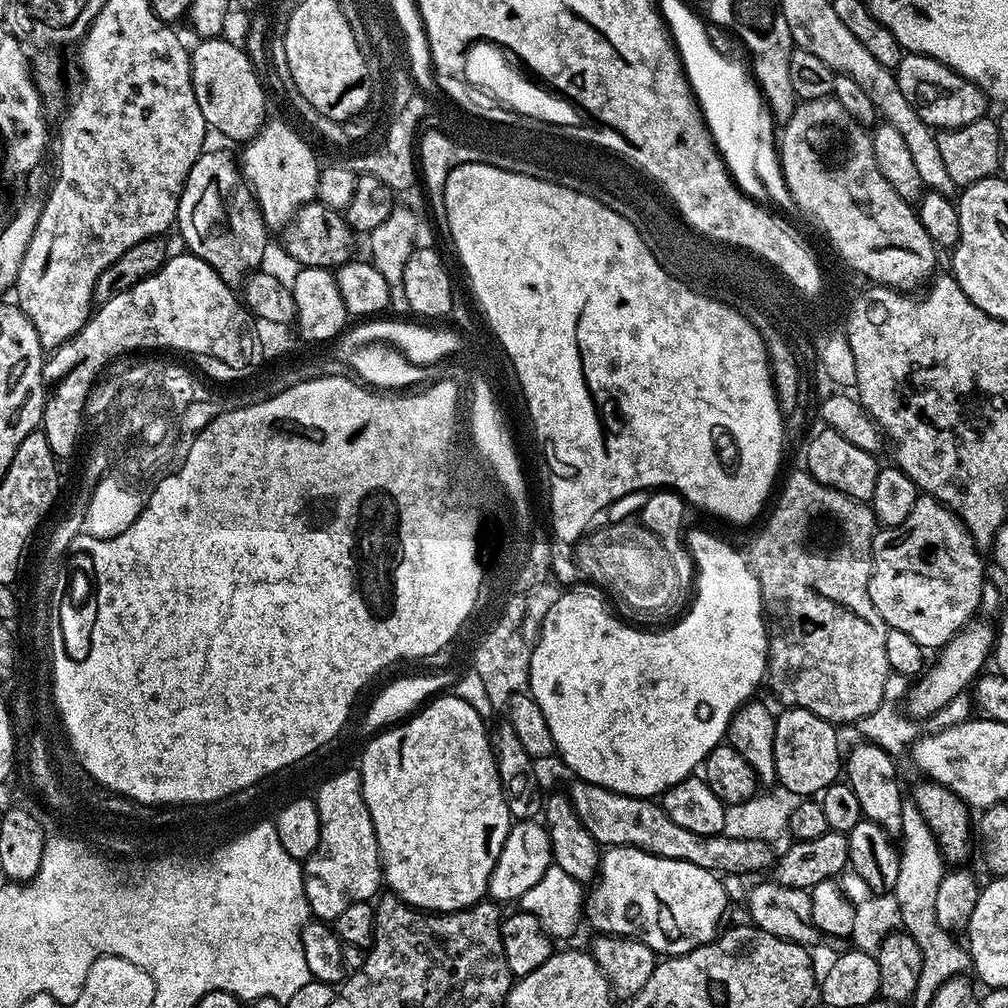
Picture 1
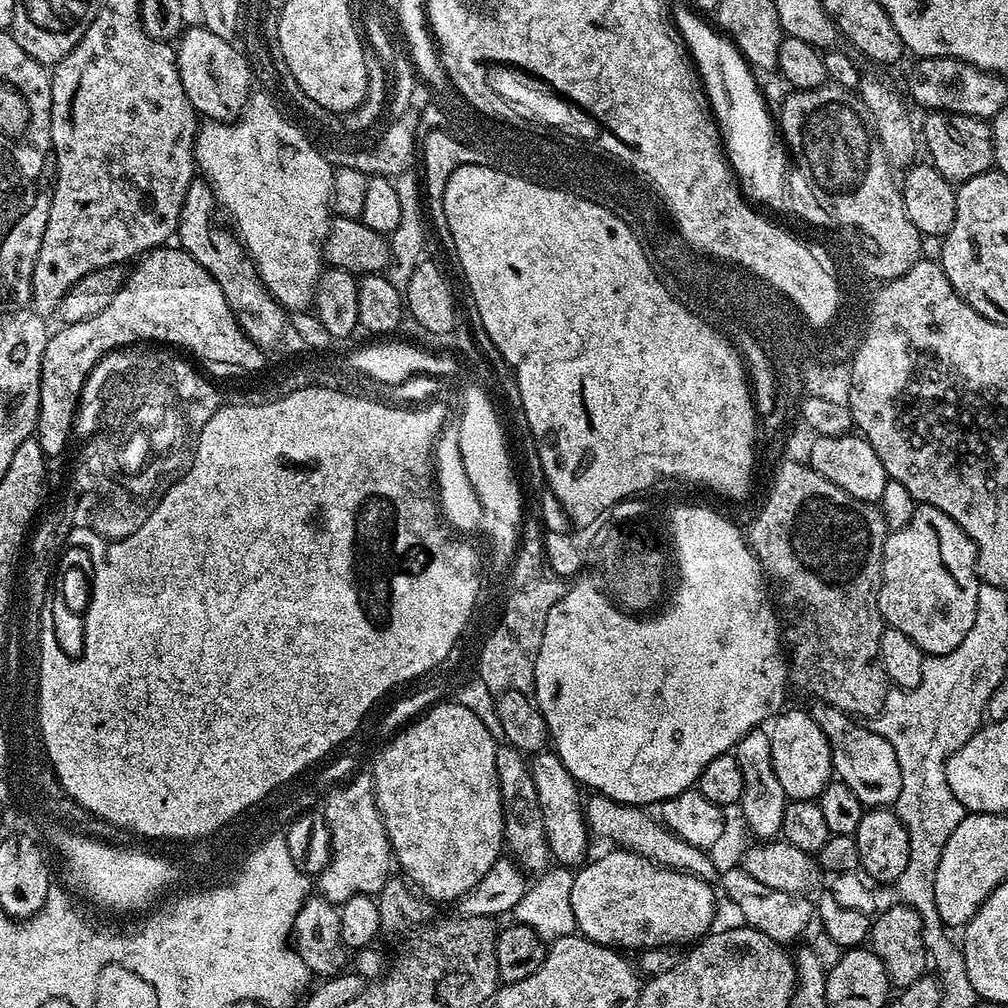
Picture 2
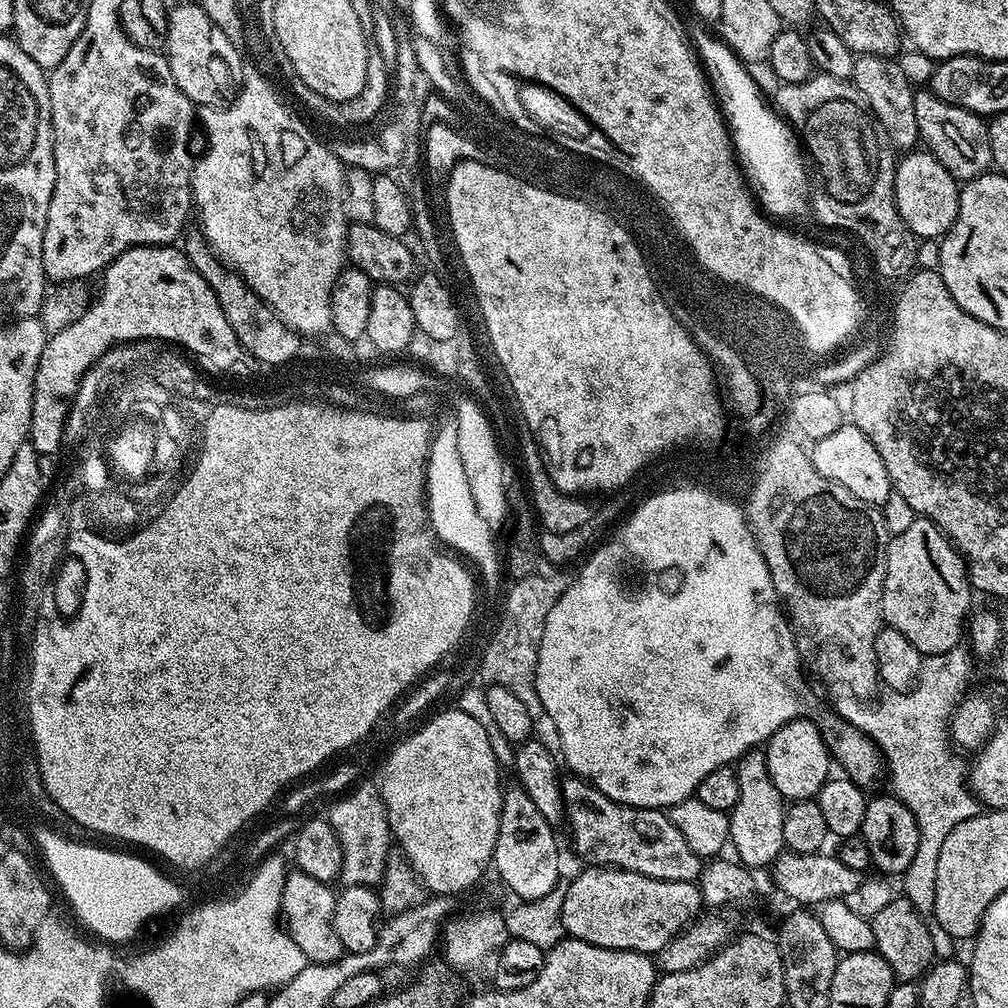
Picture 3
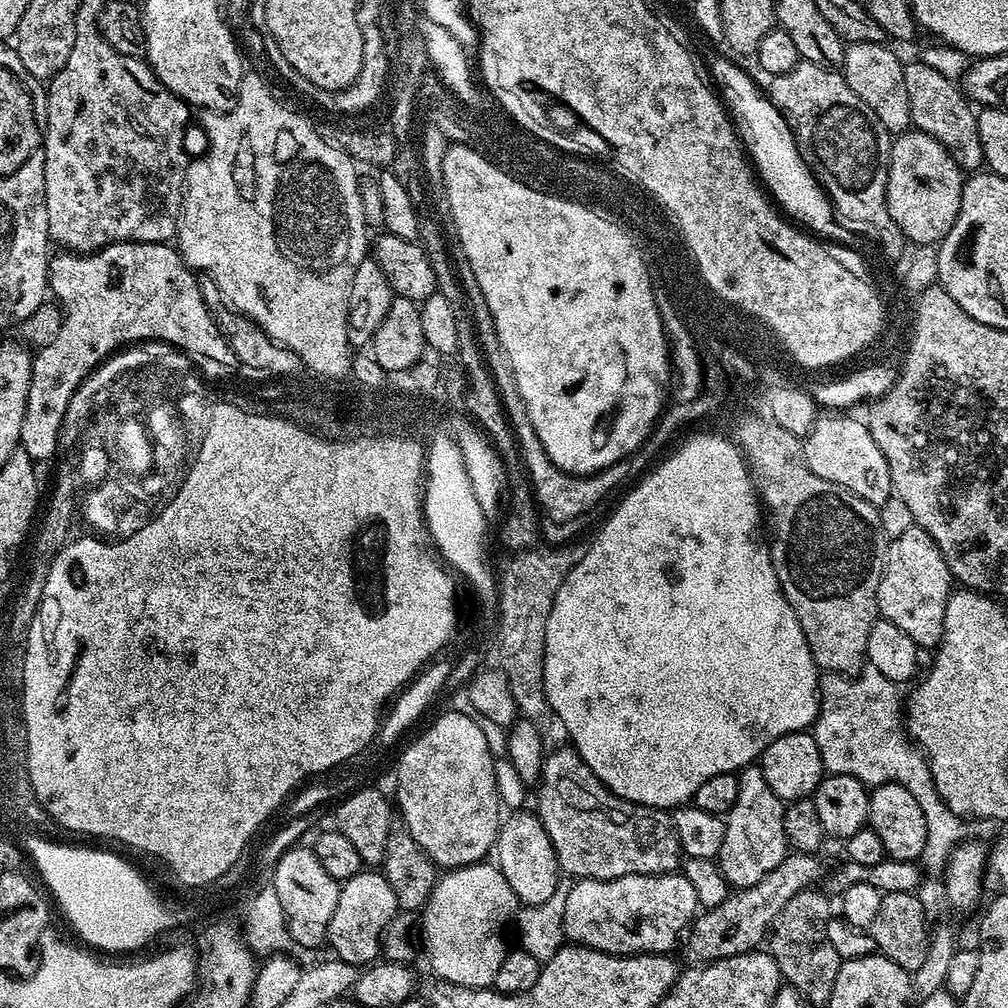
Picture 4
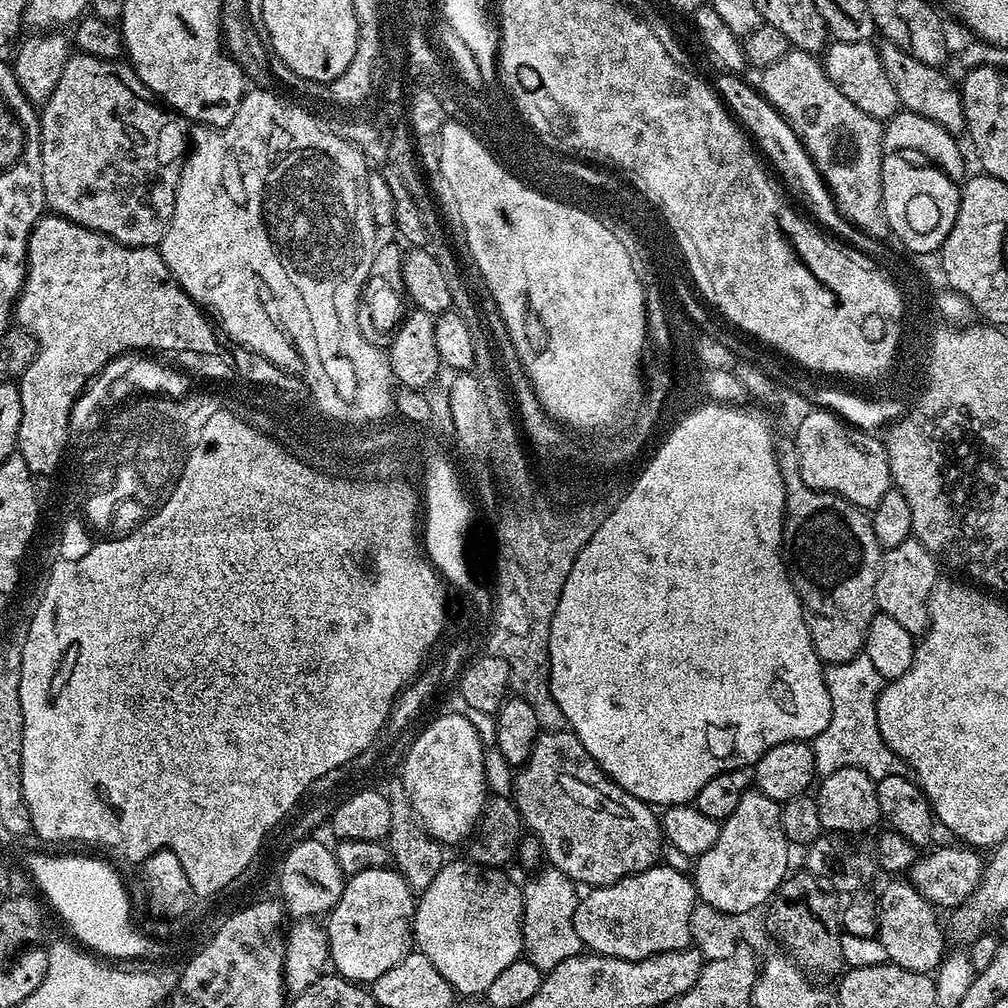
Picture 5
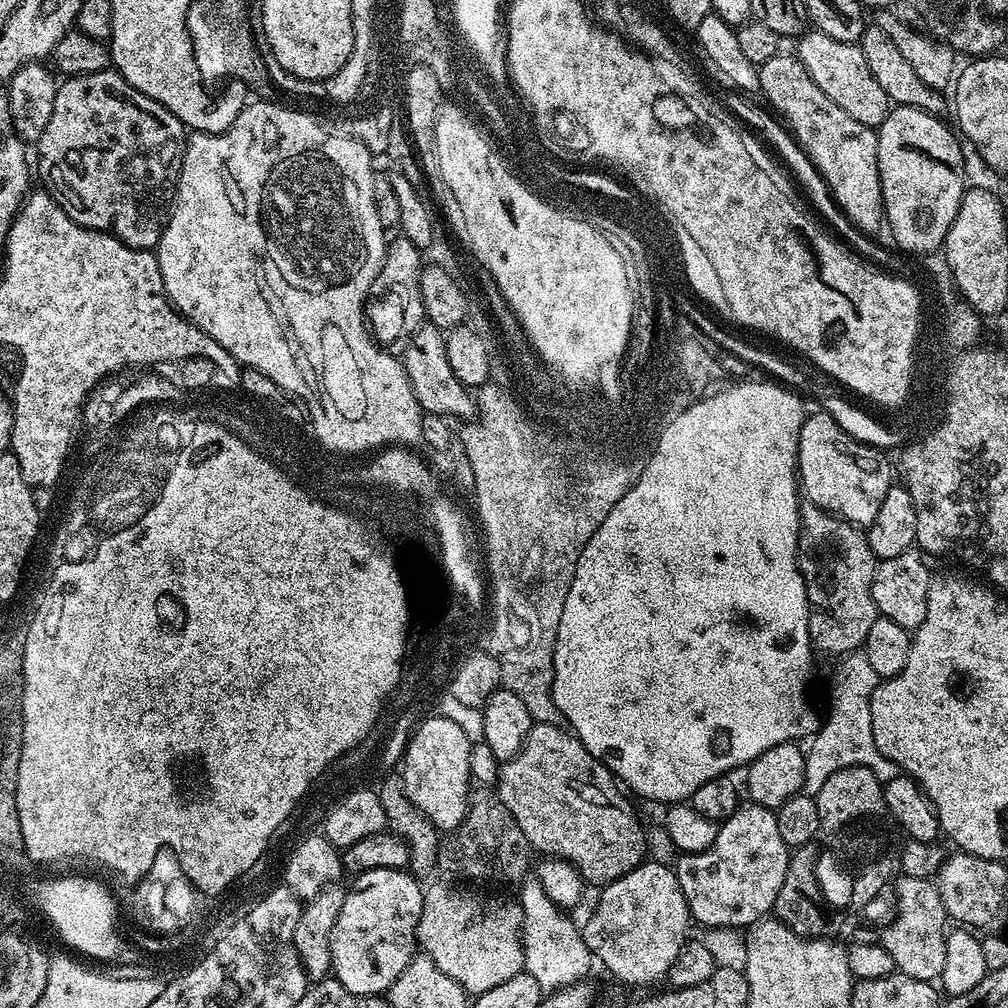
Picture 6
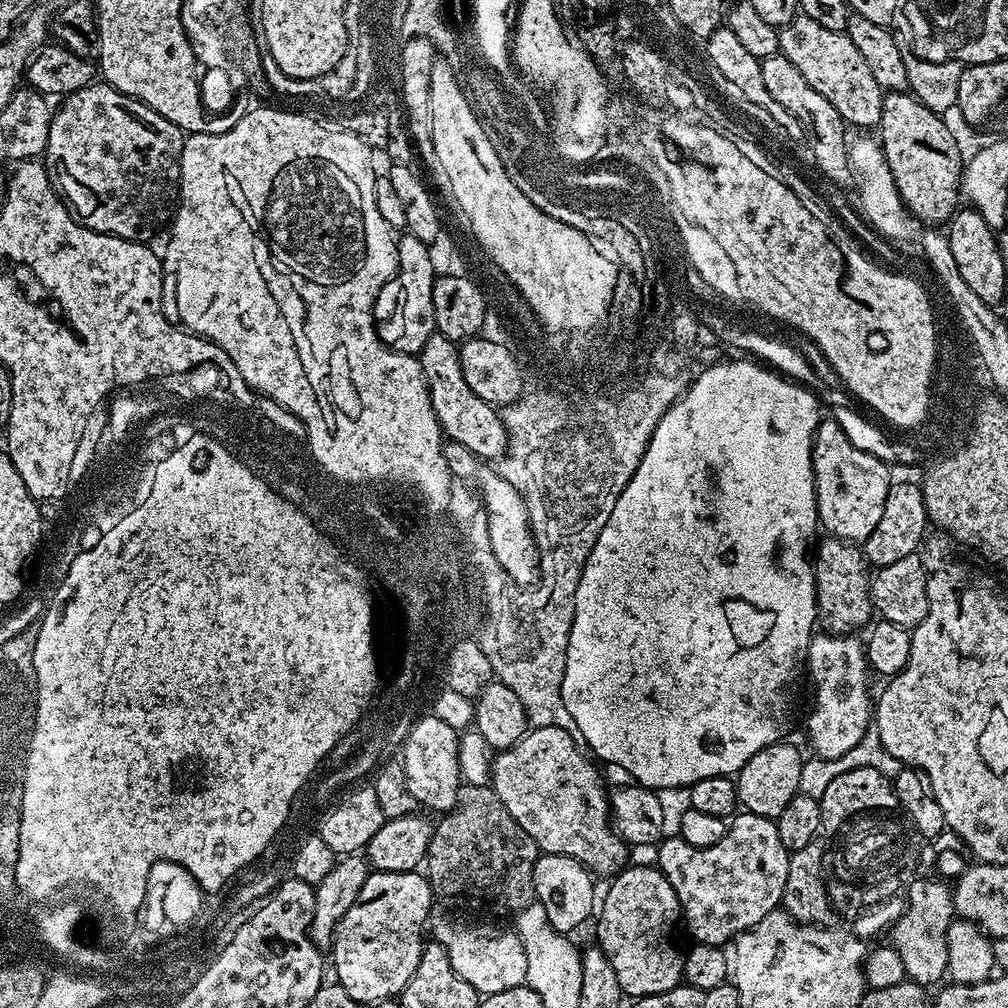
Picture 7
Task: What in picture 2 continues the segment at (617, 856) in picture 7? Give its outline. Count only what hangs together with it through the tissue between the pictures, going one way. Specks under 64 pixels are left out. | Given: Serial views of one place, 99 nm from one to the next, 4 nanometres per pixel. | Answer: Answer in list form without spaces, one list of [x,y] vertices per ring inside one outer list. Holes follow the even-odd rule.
[[[599,794],[589,795],[585,801],[584,814],[593,837],[601,836],[604,840],[613,840],[615,847],[620,850],[636,852],[661,864],[663,868],[672,868],[675,872],[685,872],[697,876],[699,880],[715,881],[718,876],[716,864],[711,860],[709,853],[698,846],[690,846],[690,842],[682,842],[678,834],[674,834],[651,811],[635,804],[619,804],[608,796]]]

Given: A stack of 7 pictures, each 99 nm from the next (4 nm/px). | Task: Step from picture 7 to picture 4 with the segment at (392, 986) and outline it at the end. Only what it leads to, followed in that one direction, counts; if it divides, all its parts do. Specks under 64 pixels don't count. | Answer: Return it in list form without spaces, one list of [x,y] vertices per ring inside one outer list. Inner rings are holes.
[[[362,870],[354,878],[343,881],[340,884],[338,894],[338,906],[334,906],[334,914],[330,918],[327,943],[332,944],[335,959],[342,962],[350,962],[357,966],[367,966],[381,955],[382,945],[386,939],[386,933],[393,920],[398,915],[398,905],[394,890],[390,890],[390,882],[380,870]]]

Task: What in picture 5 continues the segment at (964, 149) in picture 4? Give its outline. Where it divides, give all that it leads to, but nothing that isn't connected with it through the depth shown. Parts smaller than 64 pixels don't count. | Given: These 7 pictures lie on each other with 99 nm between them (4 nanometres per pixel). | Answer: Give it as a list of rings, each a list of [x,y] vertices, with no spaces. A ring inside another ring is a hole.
[[[881,39],[878,47],[882,66],[898,94],[901,109],[918,114],[922,118],[930,118],[930,122],[942,126],[947,132],[960,134],[965,131],[964,103],[959,87],[940,68],[931,68],[918,62],[918,58],[910,58],[910,54],[906,54],[886,39]]]

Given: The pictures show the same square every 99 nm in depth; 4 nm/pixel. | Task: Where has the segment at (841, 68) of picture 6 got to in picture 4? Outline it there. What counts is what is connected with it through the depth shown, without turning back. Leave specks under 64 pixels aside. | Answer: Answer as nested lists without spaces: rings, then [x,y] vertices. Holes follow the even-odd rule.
[[[884,42],[848,44],[844,50],[842,75],[850,90],[854,90],[854,94],[858,94],[858,98],[862,98],[862,102],[866,102],[874,114],[878,114],[888,133],[899,134],[912,128],[910,94],[906,94],[905,61],[899,60],[886,45]]]

